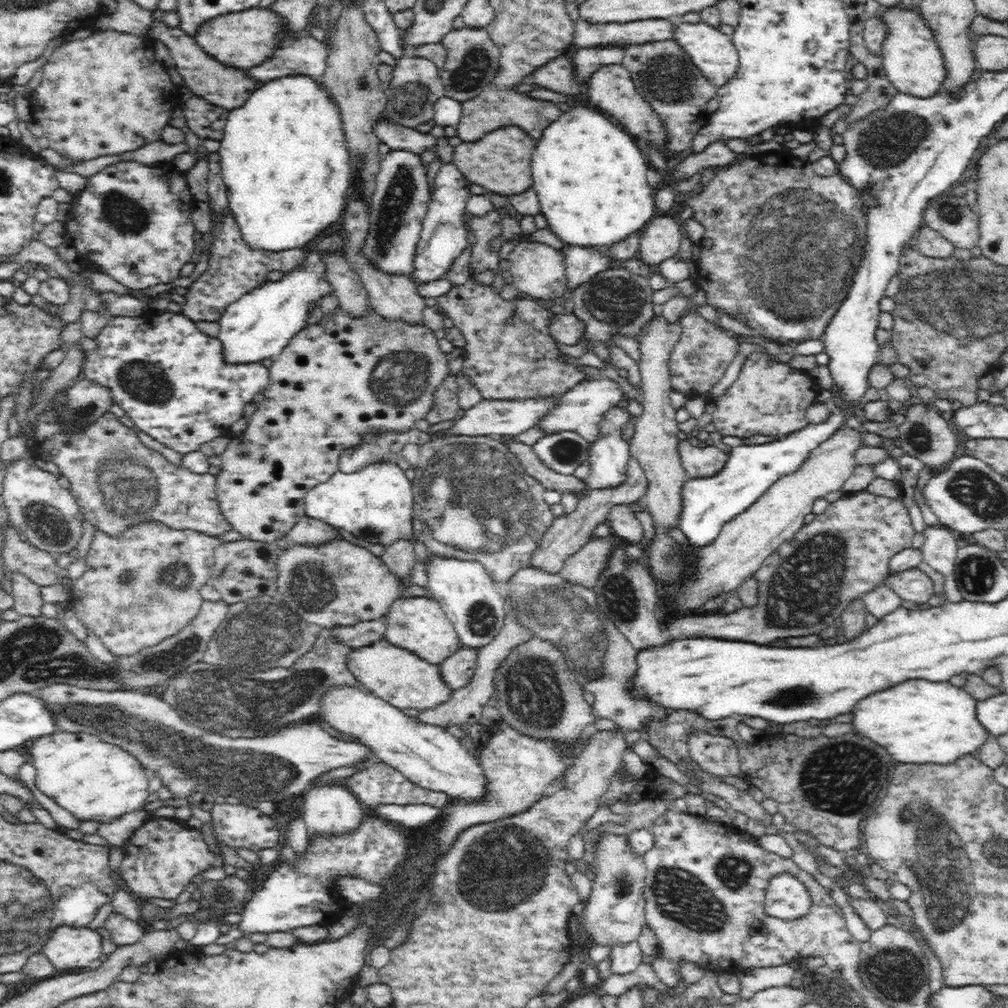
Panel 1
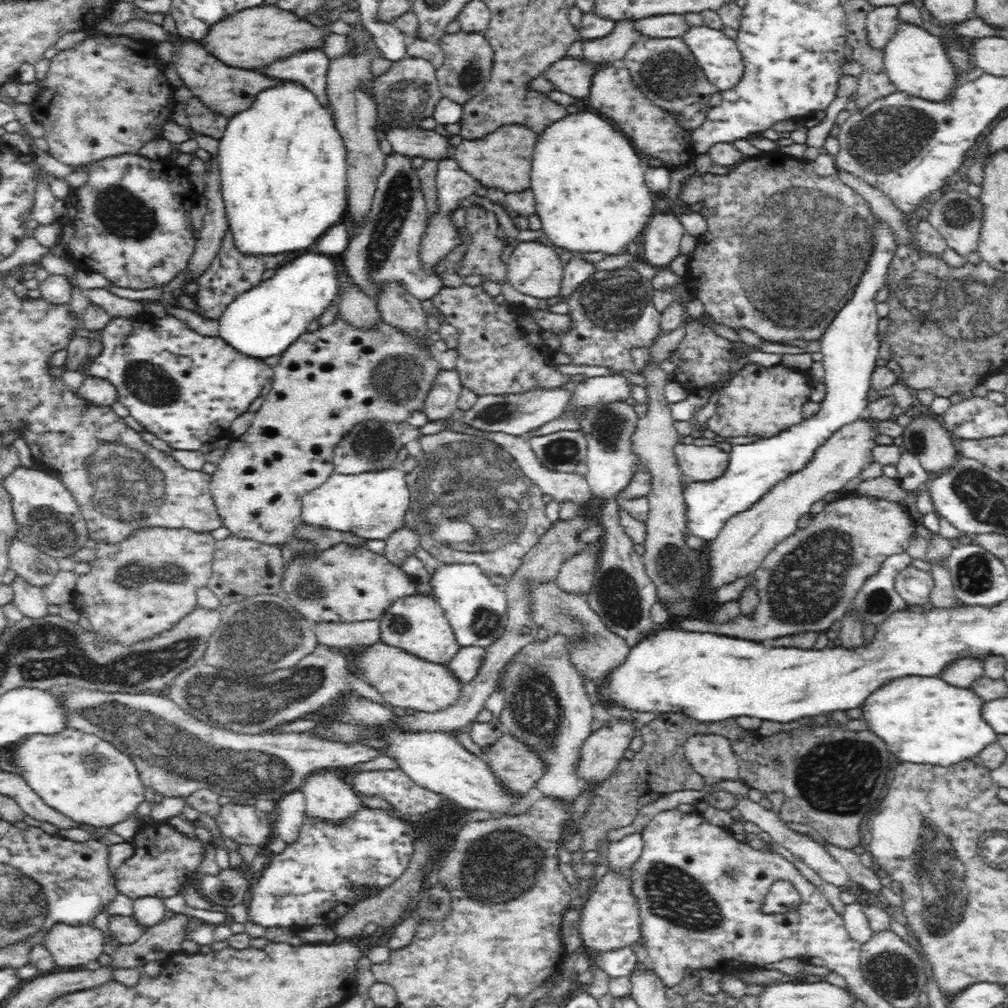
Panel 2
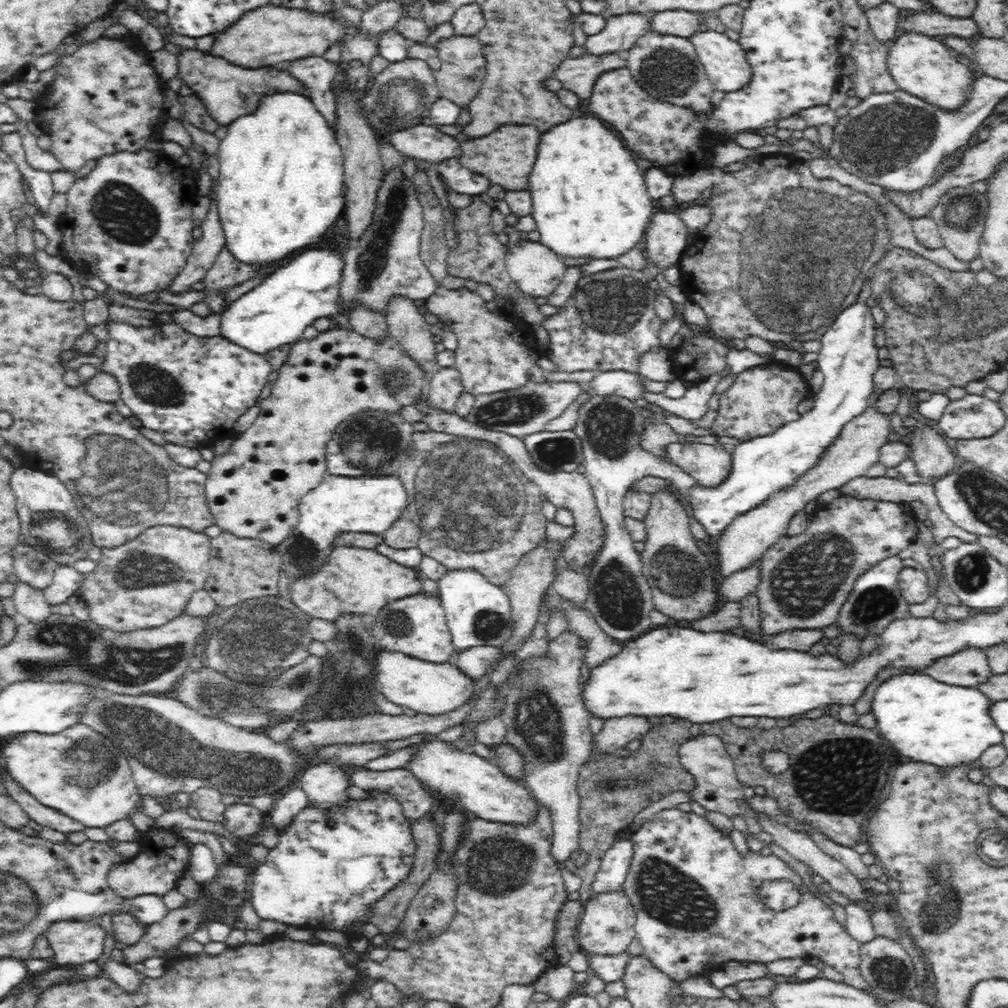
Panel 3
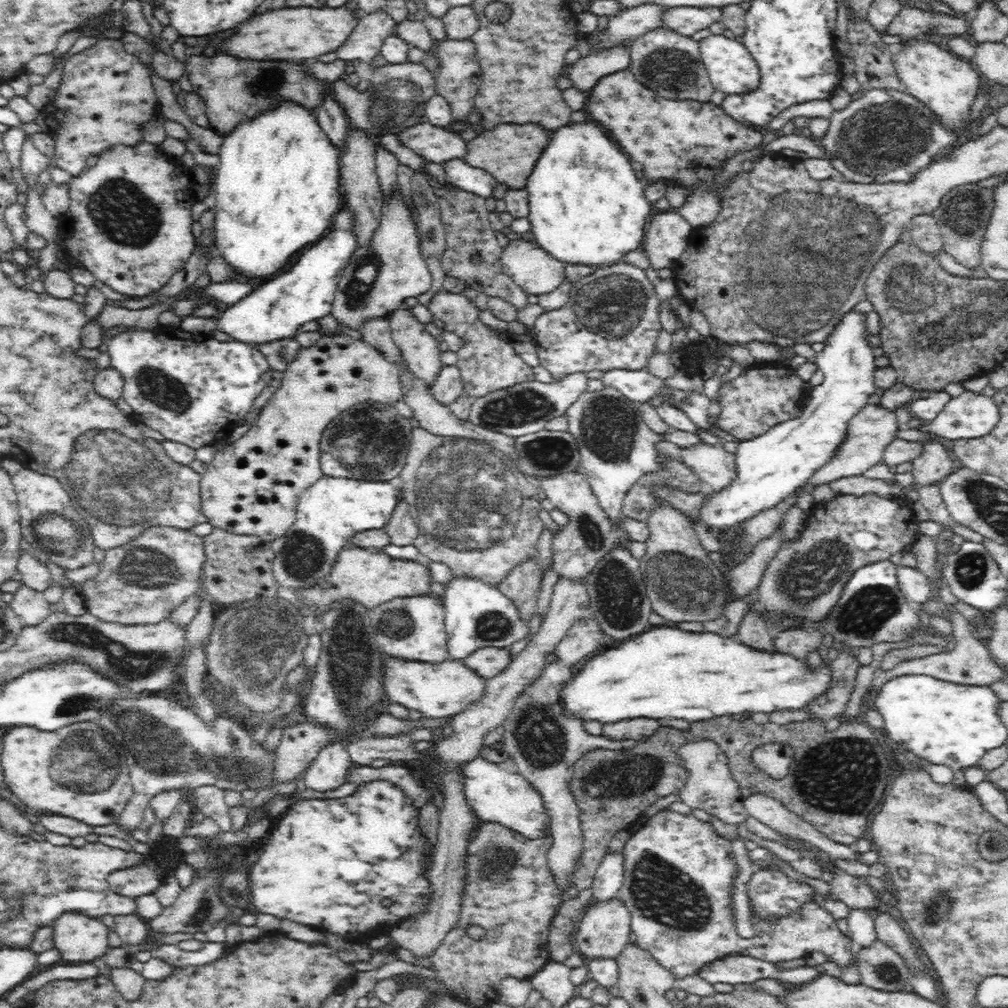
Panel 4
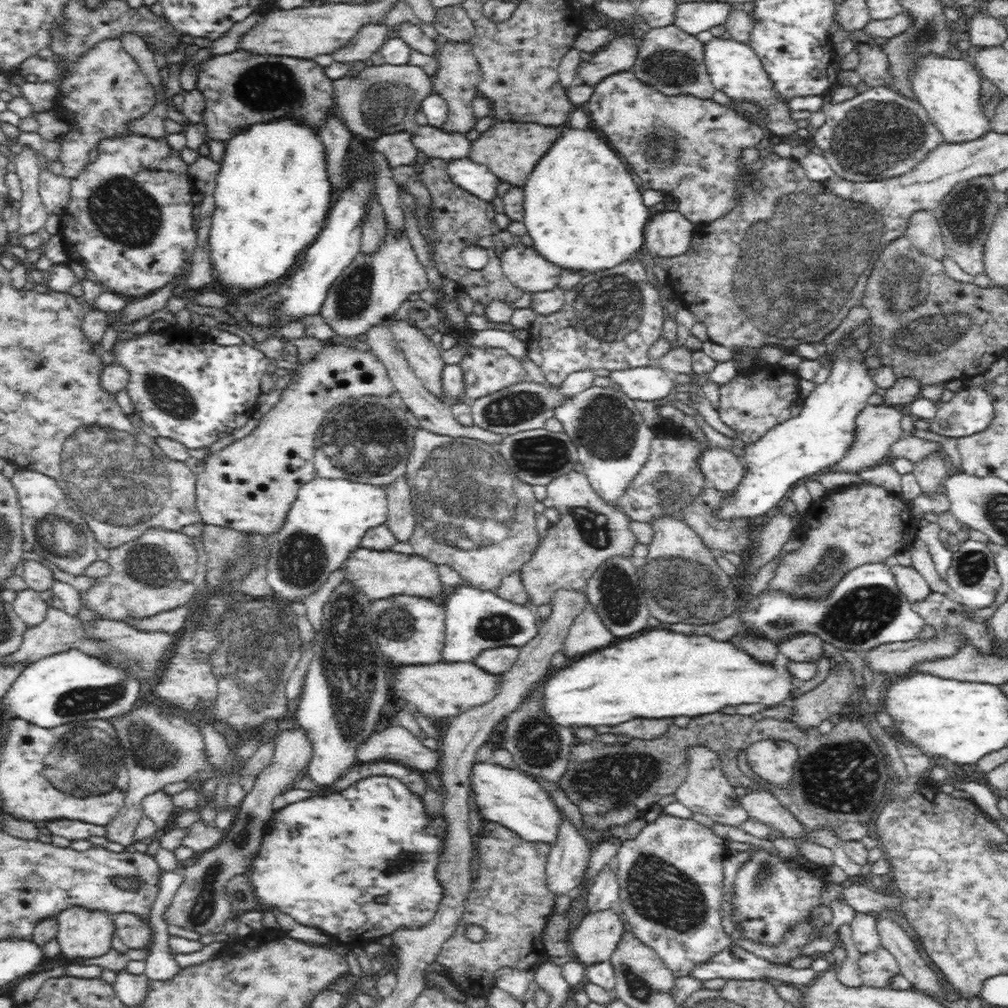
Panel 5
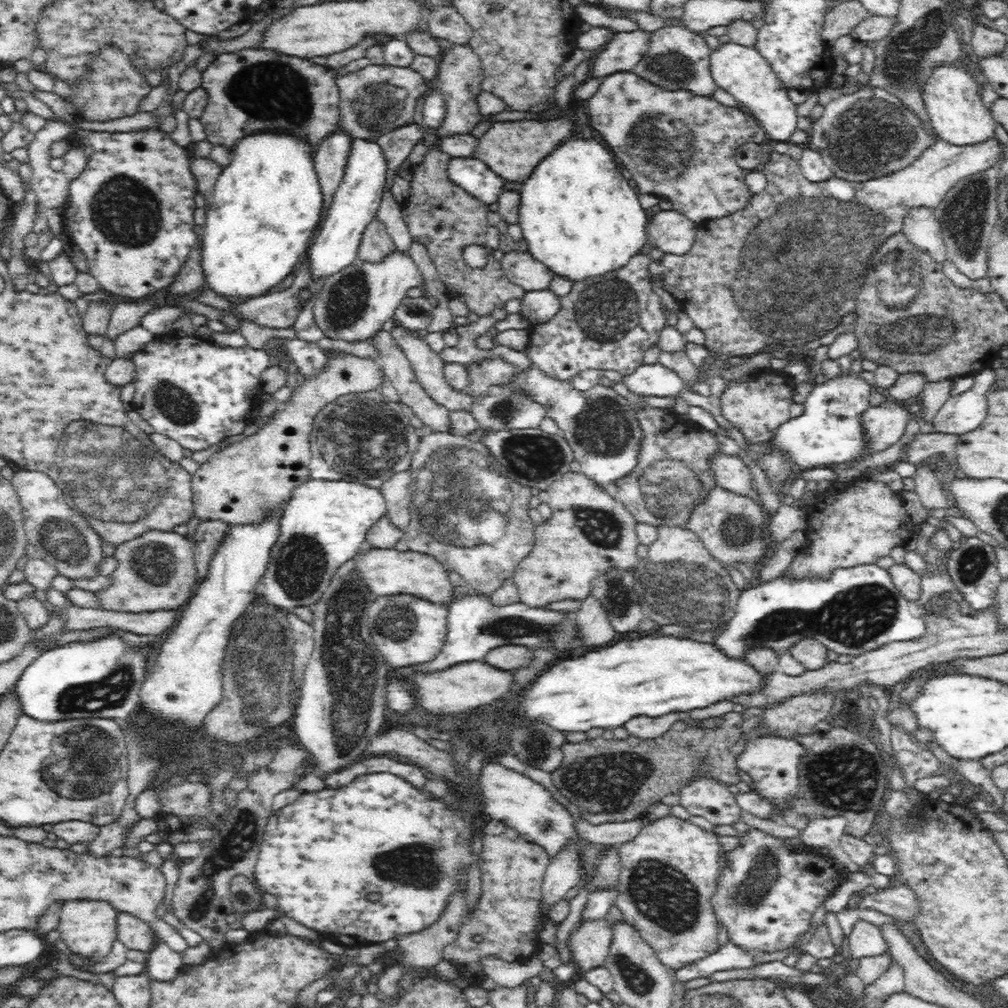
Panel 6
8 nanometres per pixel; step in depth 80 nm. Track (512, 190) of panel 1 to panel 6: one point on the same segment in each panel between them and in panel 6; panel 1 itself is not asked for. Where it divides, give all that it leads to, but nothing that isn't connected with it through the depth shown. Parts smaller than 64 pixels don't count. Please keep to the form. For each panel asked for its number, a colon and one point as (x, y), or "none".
2: (501, 159)
3: (505, 157)
4: (505, 153)
5: (510, 150)
6: (511, 149)

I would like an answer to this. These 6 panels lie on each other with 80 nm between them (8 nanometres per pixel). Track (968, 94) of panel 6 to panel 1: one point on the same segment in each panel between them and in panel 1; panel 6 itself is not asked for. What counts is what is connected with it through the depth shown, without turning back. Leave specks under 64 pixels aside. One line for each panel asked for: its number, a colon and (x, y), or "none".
1: (911, 58)
2: (915, 61)
3: (923, 66)
4: (947, 84)
5: (949, 89)

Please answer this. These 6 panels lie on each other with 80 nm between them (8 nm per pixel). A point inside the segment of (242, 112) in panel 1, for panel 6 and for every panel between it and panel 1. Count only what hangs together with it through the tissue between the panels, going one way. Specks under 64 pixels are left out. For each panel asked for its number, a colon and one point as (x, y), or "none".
2: (282, 162)
3: (281, 188)
4: (277, 189)
5: (273, 193)
6: (267, 203)

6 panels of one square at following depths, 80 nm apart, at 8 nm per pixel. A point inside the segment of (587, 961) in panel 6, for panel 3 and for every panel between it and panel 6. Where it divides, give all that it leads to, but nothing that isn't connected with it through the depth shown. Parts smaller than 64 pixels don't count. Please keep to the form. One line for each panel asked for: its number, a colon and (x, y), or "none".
3: (607, 926)
4: (604, 930)
5: (595, 938)

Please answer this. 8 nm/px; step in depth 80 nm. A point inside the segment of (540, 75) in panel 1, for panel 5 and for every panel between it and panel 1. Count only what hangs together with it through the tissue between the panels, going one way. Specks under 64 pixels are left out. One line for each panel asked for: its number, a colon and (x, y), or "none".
2: (571, 76)
3: (578, 75)
4: (584, 74)
5: (619, 54)

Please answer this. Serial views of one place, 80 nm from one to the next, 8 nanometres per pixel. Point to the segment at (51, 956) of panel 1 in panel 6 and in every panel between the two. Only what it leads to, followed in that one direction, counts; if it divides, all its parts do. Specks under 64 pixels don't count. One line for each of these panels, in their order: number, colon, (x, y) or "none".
2: (68, 945)
3: (72, 942)
4: (79, 939)
5: (81, 934)
6: (87, 928)

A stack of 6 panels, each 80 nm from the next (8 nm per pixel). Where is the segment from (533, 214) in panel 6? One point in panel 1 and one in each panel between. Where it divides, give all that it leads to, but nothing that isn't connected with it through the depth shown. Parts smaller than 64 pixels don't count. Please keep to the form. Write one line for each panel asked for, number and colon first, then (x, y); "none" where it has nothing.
1: (592, 182)
2: (588, 182)
3: (589, 198)
4: (586, 205)
5: (582, 209)

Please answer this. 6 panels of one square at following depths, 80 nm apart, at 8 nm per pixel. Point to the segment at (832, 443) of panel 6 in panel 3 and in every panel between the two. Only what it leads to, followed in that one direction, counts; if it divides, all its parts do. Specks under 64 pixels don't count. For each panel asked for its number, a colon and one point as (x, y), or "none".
3: (848, 358)
4: (768, 467)
5: (791, 452)

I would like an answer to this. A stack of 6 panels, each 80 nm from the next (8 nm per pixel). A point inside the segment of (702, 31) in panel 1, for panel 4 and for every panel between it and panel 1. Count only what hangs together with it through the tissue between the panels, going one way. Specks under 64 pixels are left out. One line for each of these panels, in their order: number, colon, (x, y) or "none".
2: (716, 54)
3: (723, 59)
4: (730, 68)

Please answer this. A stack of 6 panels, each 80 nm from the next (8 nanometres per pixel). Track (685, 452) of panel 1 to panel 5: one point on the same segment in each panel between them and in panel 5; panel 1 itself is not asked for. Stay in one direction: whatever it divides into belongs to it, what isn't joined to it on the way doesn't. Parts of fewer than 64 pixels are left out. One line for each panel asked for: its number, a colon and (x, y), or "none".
2: (700, 461)
3: (708, 464)
4: (714, 466)
5: (722, 470)

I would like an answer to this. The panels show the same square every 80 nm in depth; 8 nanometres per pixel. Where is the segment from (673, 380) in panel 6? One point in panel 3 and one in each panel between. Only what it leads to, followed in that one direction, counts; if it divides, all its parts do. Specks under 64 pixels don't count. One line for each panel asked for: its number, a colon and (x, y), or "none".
3: (622, 384)
4: (638, 386)
5: (649, 383)

